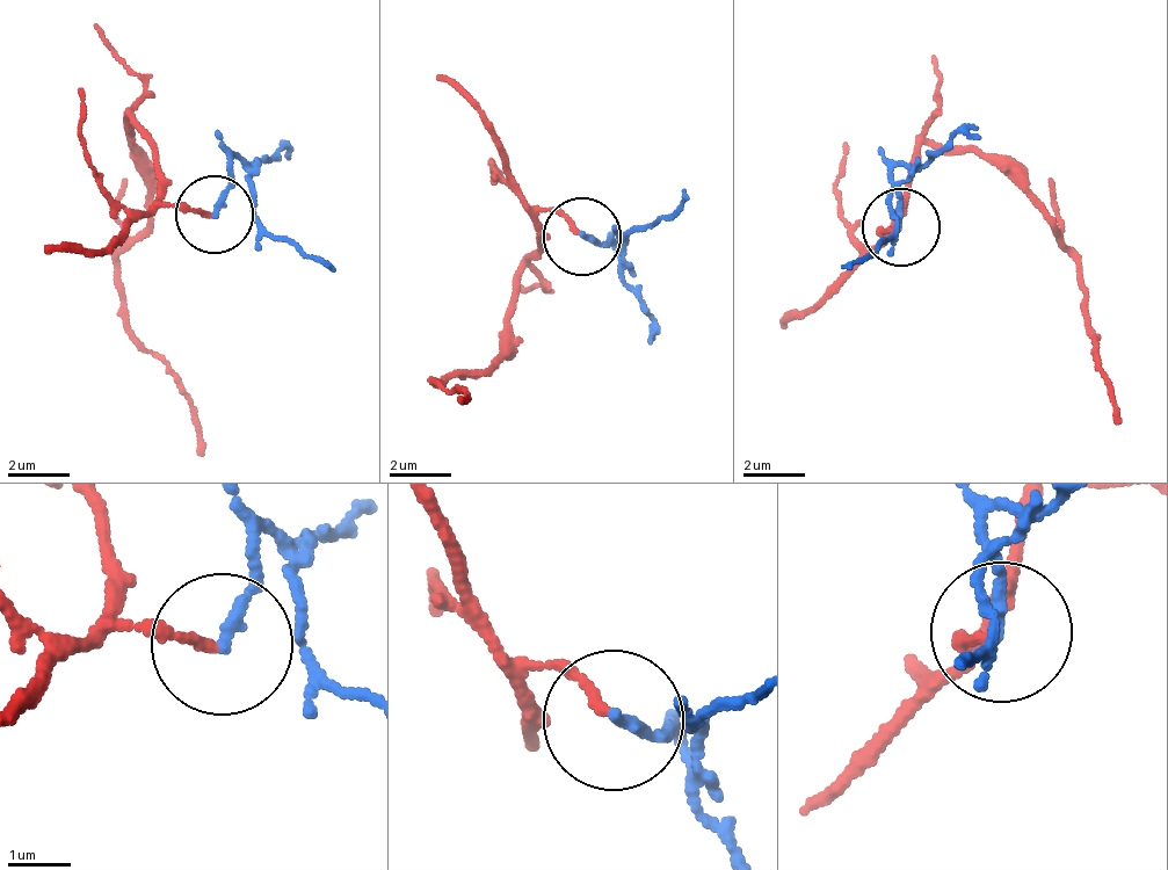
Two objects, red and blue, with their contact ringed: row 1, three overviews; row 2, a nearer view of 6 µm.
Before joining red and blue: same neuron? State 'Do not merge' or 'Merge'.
Do not merge

